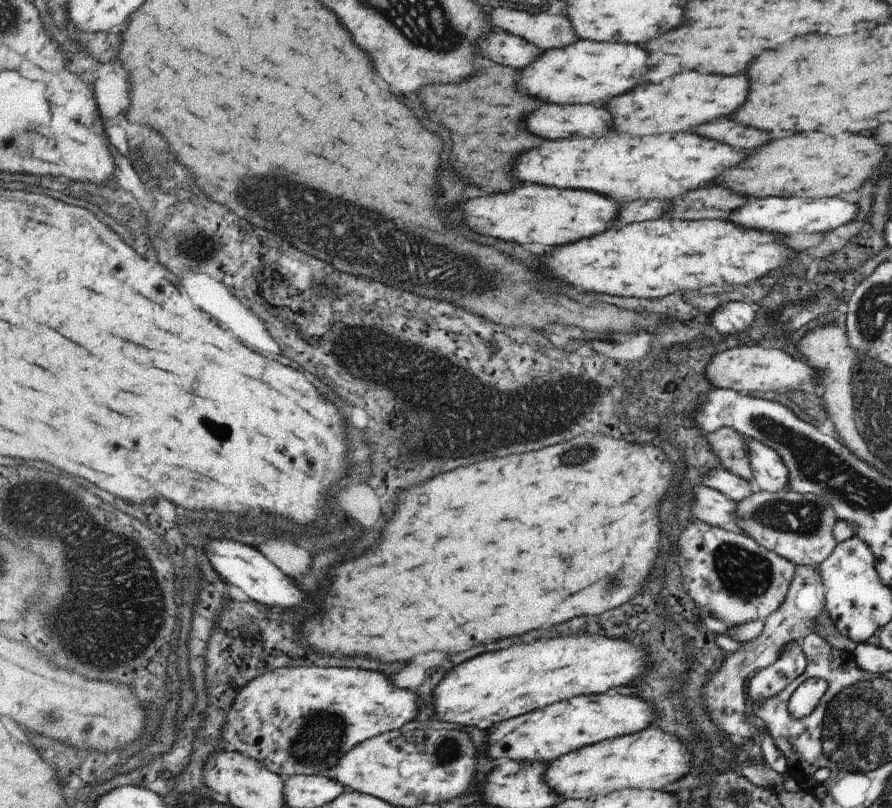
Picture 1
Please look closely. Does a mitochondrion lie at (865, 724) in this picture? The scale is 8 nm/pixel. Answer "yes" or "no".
yes

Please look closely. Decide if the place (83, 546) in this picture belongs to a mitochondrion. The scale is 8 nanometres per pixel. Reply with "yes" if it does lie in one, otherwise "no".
yes

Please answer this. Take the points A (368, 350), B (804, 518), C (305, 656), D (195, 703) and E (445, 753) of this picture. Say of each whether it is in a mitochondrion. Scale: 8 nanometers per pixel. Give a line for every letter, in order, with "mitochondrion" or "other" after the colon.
A: mitochondrion
B: mitochondrion
C: other
D: other
E: mitochondrion

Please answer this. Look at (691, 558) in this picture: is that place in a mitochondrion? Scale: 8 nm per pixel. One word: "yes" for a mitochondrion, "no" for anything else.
yes

